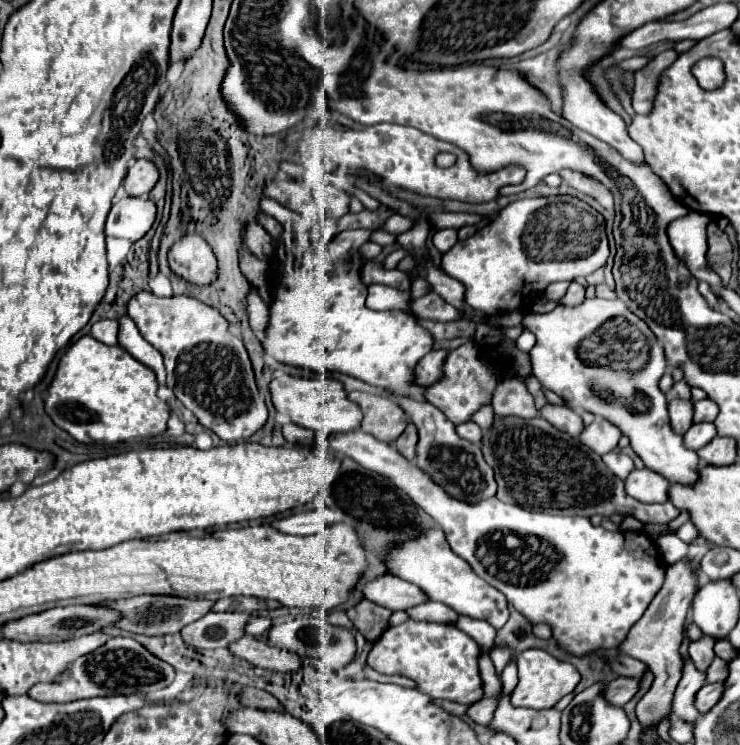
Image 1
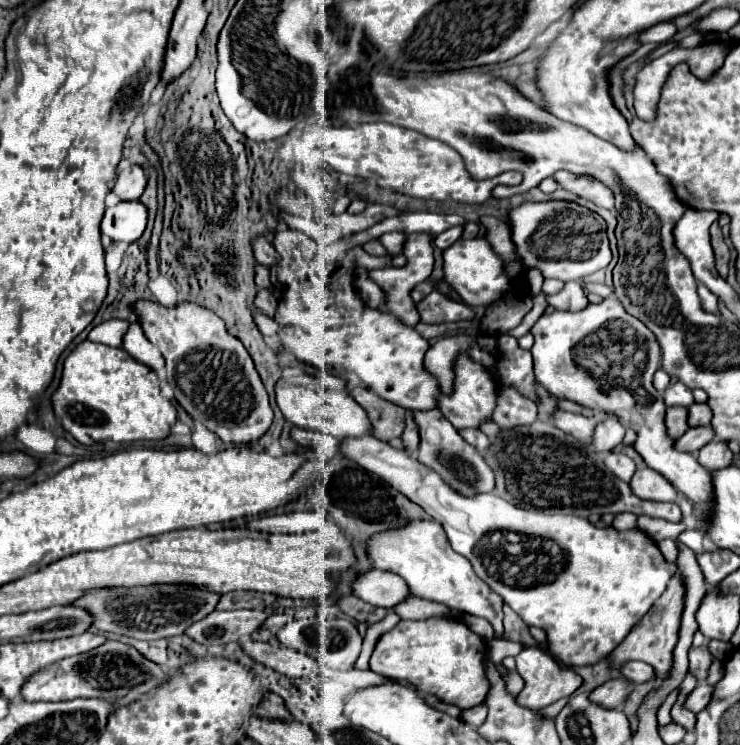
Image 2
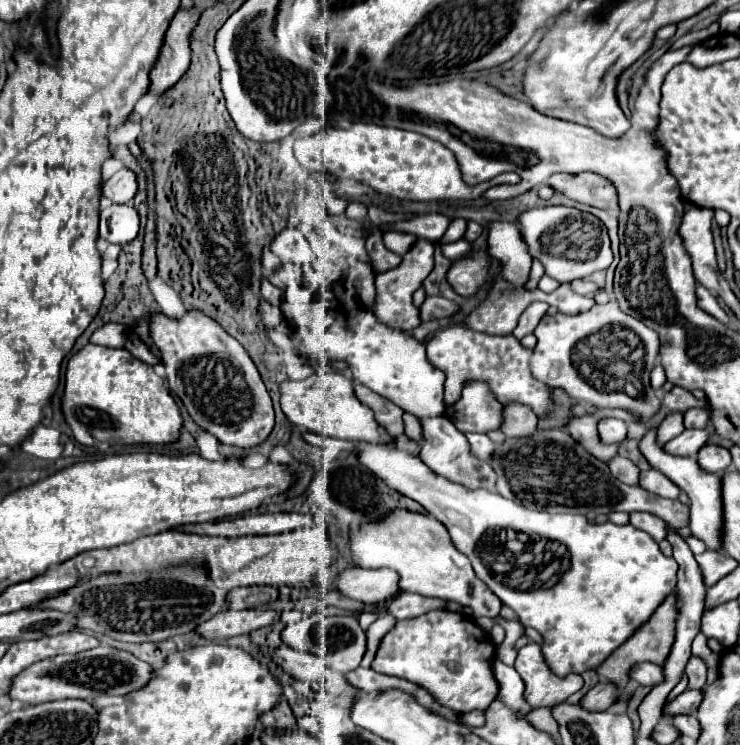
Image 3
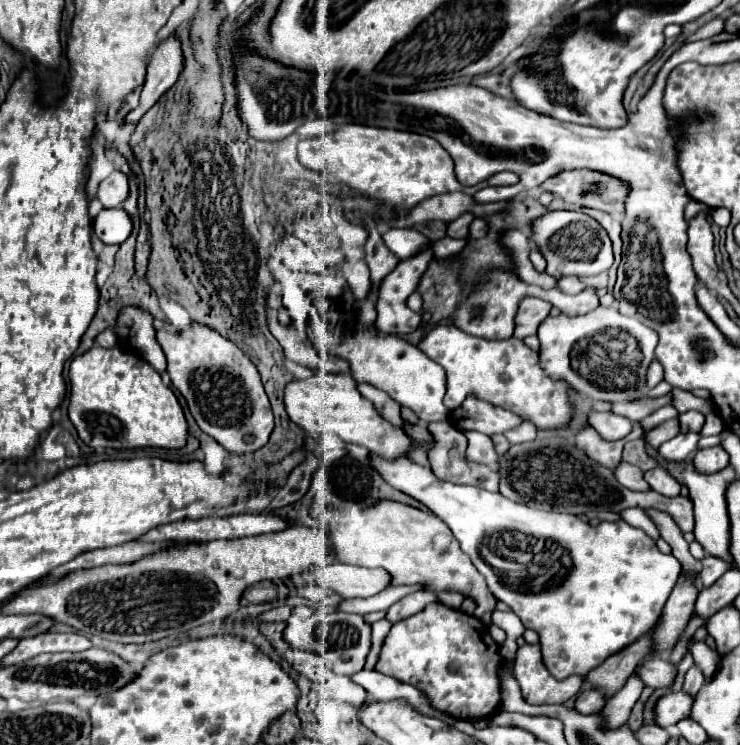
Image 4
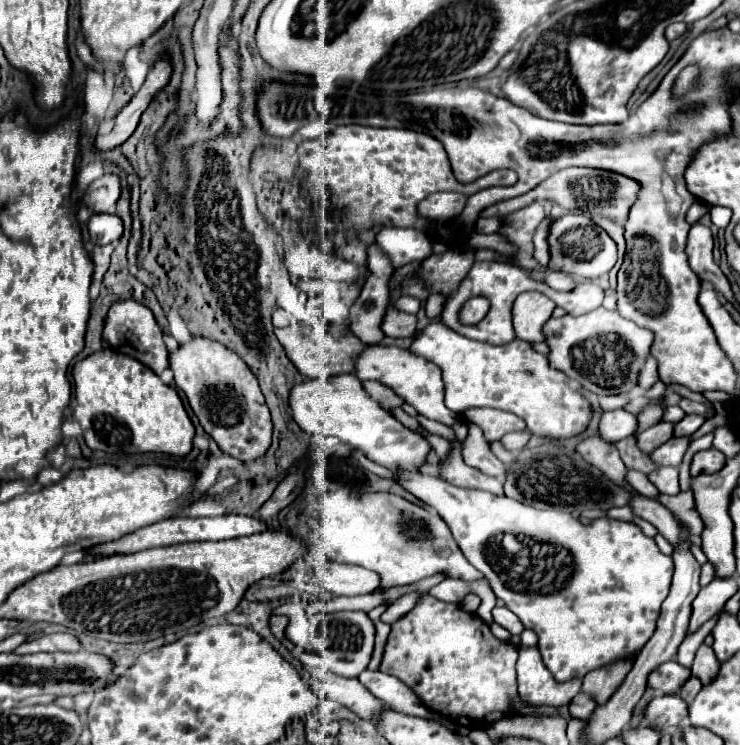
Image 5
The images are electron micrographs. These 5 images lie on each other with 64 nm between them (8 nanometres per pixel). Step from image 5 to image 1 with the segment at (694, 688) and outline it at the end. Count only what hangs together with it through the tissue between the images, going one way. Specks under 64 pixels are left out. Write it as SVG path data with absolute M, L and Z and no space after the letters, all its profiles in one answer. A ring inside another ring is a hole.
M702 636L700 640L690 642L690 646L688 646L688 654L692 656L696 668L700 668L702 672L706 672L708 664L710 664L712 658L714 658L714 650L712 650L714 644L716 644L716 638L712 638L712 636Z

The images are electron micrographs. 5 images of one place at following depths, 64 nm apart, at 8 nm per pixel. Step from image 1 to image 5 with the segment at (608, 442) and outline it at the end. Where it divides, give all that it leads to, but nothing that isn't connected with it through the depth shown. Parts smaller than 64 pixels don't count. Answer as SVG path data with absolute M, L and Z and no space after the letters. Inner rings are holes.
M626 410L604 412L598 424L598 432L608 442L618 442L636 432L636 416Z

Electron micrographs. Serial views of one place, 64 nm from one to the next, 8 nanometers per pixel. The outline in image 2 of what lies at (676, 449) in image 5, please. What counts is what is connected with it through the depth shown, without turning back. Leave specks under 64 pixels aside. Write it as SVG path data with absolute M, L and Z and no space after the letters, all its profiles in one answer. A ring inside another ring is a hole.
M712 426L688 428L686 434L676 440L676 448L680 448L682 452L694 452L694 454L696 454L696 452L698 452L702 446L706 446L712 438L714 438Z

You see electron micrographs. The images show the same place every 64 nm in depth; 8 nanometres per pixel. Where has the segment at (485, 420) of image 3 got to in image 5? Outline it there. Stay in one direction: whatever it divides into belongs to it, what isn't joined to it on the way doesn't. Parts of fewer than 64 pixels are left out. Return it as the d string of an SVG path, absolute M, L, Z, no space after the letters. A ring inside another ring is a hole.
M468 408L462 414L464 414L464 422L476 424L482 428L488 442L500 440L508 432L526 428L524 420L520 420L520 416L516 416L512 412L496 410L496 408Z

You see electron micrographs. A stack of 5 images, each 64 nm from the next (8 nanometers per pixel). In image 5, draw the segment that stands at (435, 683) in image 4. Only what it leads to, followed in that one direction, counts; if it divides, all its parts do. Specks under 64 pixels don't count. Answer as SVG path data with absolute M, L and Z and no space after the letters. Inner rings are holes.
M424 594L412 612L392 624L378 670L408 684L428 710L468 728L486 728L510 714L510 698L518 694L516 660L516 646L496 640L478 616Z

